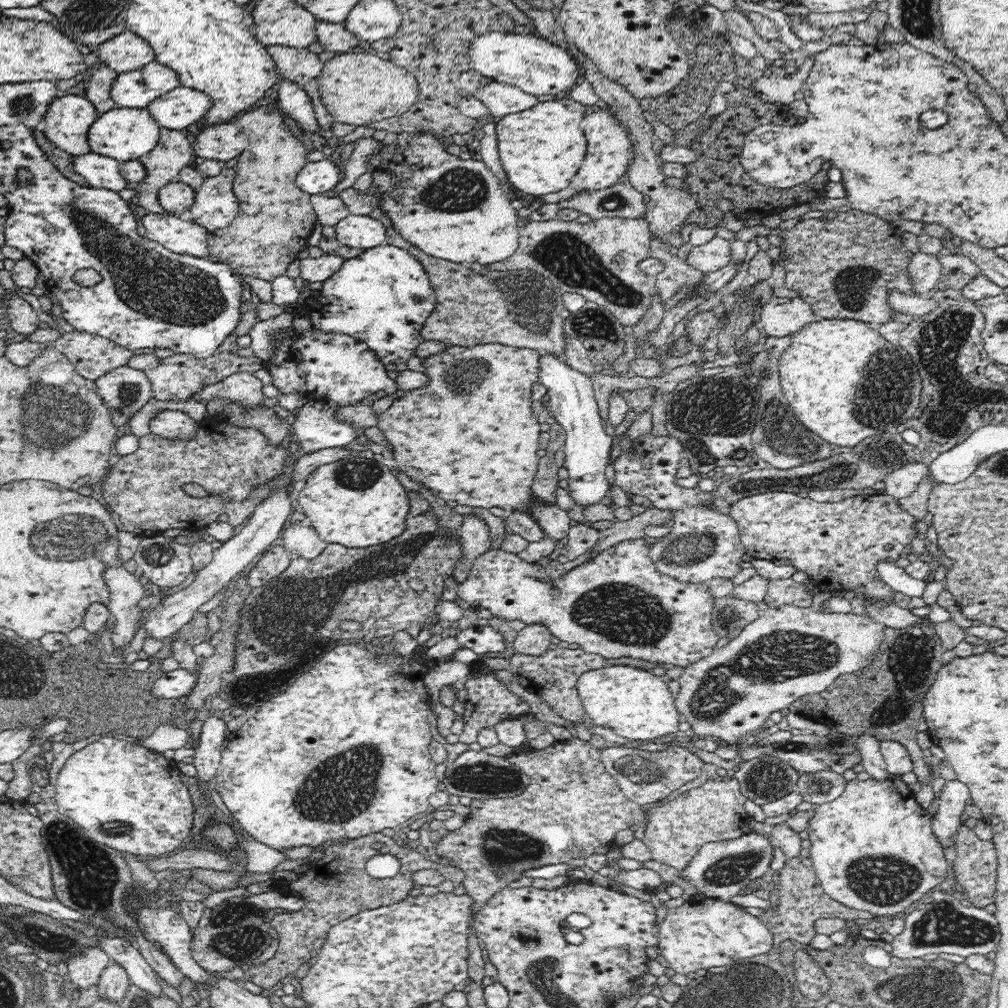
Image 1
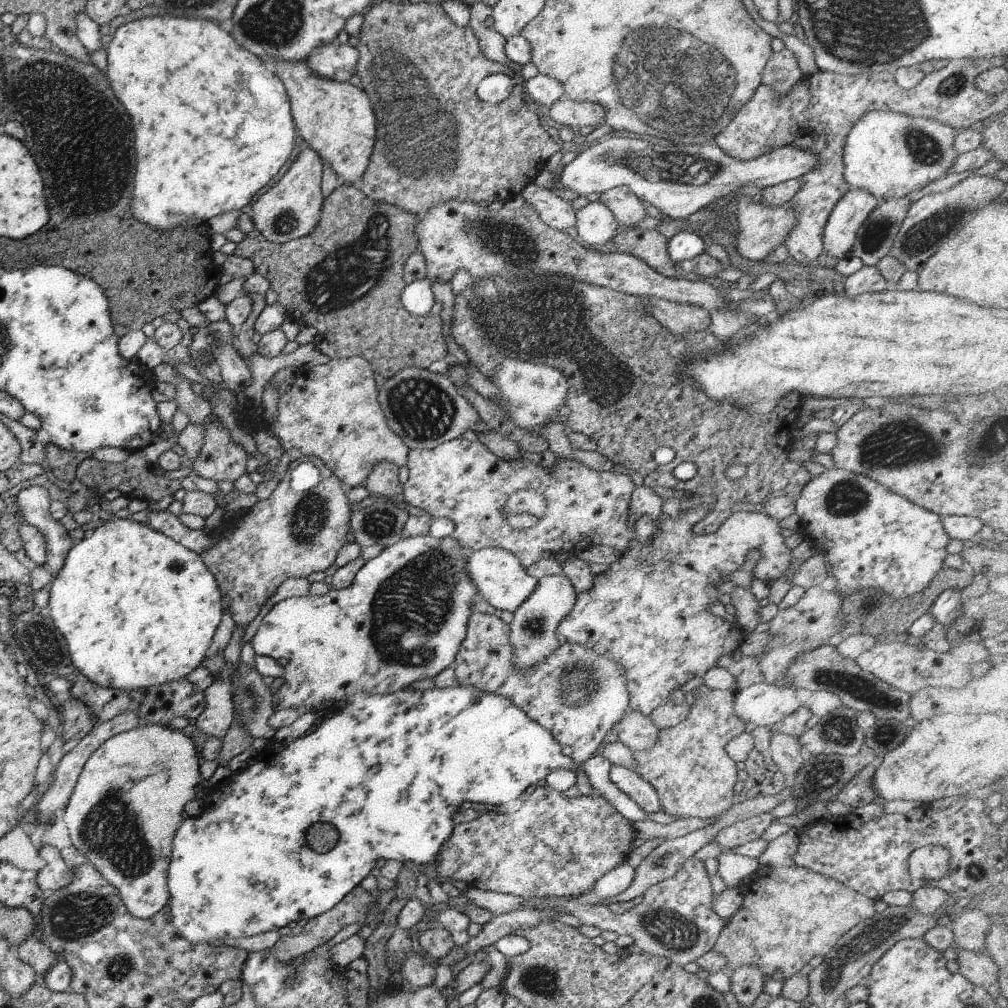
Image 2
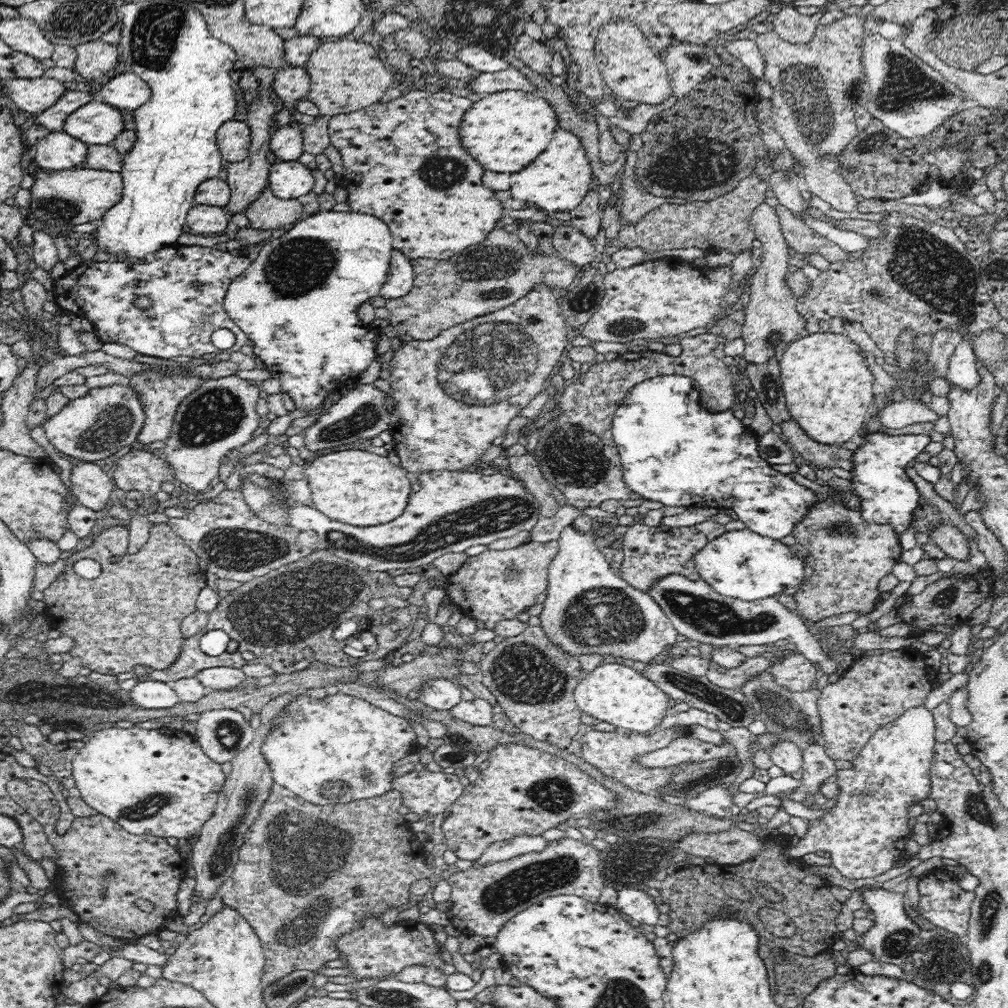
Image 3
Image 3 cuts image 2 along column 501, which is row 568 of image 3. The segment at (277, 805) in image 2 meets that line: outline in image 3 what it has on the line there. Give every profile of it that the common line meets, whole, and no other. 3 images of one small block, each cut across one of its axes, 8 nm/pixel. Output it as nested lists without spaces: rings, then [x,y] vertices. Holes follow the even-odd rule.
[[[748,528],[739,532],[726,532],[694,556],[699,575],[716,592],[743,601],[768,598],[778,592],[782,593],[786,588],[798,588],[805,580],[803,561],[803,554],[794,554],[788,546],[784,546],[779,541],[762,537]]]

